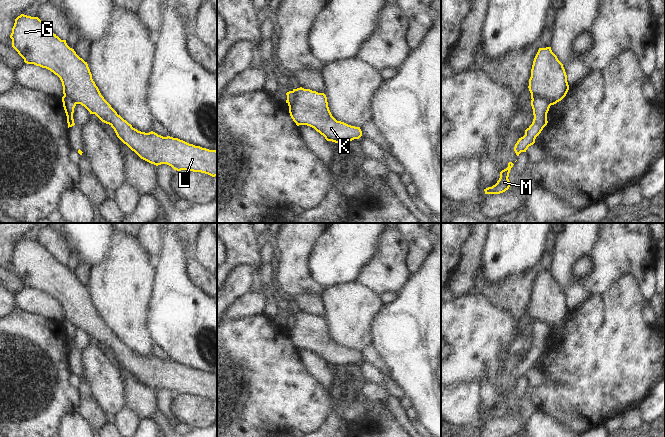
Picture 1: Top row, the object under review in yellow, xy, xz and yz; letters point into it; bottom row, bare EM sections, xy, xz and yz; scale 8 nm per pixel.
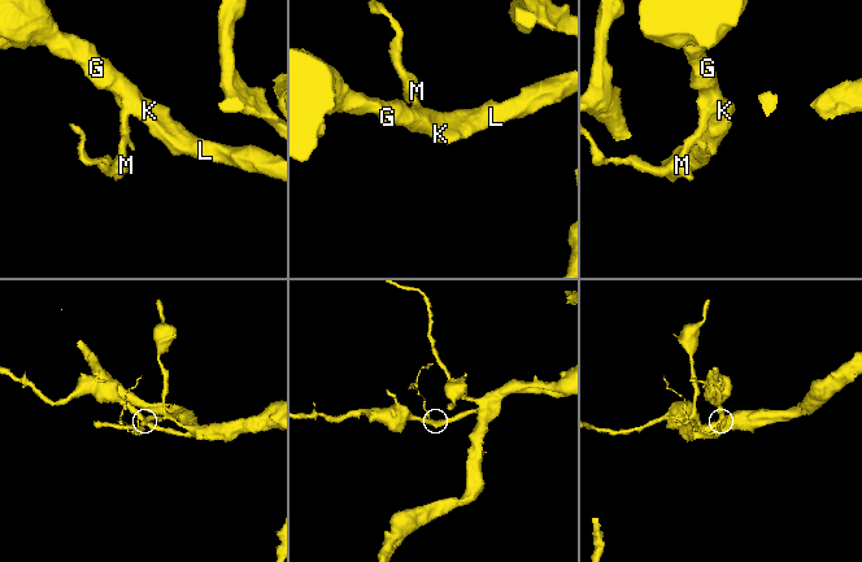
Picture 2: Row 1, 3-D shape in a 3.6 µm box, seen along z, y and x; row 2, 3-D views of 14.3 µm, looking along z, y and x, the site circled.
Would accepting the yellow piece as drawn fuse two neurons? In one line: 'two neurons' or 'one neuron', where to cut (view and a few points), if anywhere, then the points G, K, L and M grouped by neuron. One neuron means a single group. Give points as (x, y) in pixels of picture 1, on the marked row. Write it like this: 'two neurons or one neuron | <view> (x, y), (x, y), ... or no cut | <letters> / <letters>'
two neurons | yz (532, 98), (544, 97), (551, 104) | G K L / M

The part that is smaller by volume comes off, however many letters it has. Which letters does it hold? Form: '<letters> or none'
M

